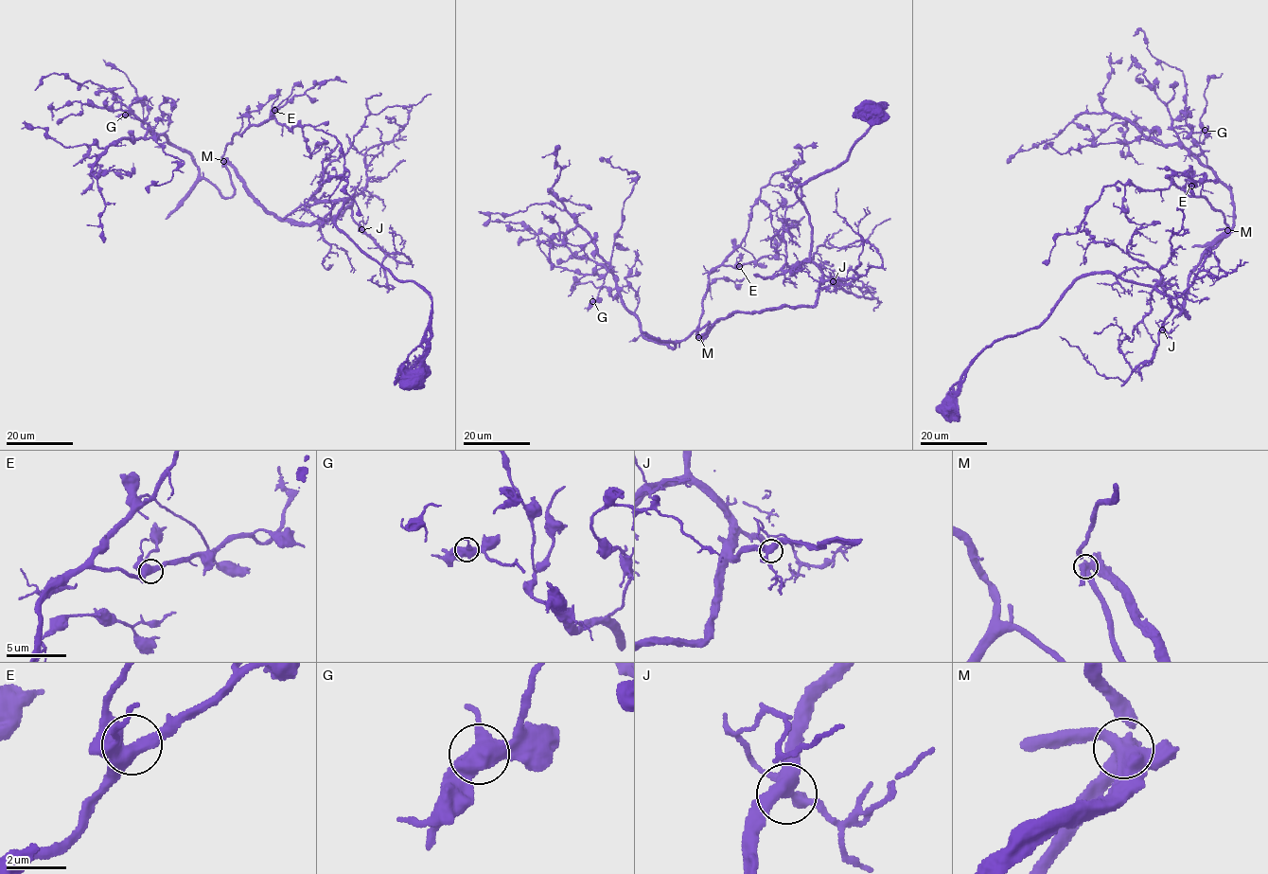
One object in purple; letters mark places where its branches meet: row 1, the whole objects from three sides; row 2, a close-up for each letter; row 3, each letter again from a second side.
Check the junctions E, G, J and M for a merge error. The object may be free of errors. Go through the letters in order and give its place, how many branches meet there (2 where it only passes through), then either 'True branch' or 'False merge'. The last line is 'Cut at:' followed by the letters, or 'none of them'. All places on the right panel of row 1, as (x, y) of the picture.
E: Place: (1191, 186). Branches: 4. True branch
G: Place: (1205, 130). Branches: 3. True branch
J: Place: (1162, 329). Branches: 4. True branch
M: Place: (1227, 230). Branches: 4. False merge
Cut at: M

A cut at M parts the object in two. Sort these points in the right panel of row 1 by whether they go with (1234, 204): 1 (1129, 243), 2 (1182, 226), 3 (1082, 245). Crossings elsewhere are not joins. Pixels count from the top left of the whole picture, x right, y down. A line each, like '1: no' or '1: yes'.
1: no
2: no
3: no

